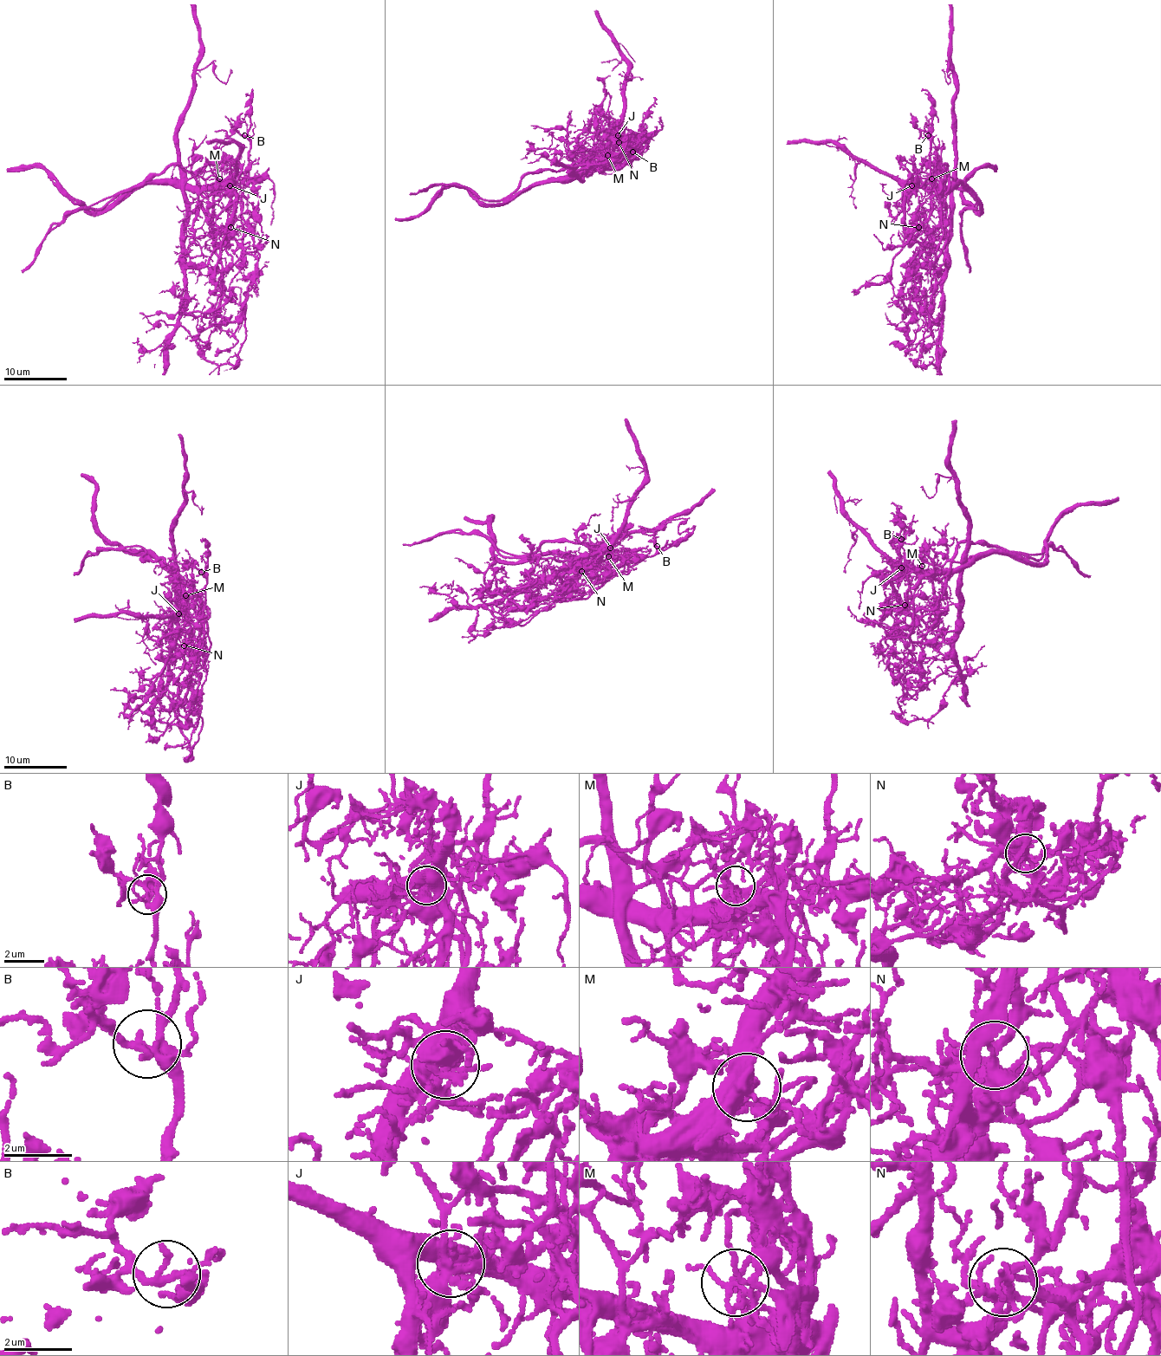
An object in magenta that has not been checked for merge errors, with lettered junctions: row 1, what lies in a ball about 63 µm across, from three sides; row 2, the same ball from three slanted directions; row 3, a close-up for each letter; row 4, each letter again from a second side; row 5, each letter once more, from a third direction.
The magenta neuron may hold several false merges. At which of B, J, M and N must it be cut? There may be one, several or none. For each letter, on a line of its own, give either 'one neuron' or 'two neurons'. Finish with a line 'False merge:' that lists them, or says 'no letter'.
B: one neuron
J: two neurons
M: two neurons
N: one neuron
False merge: J, M

